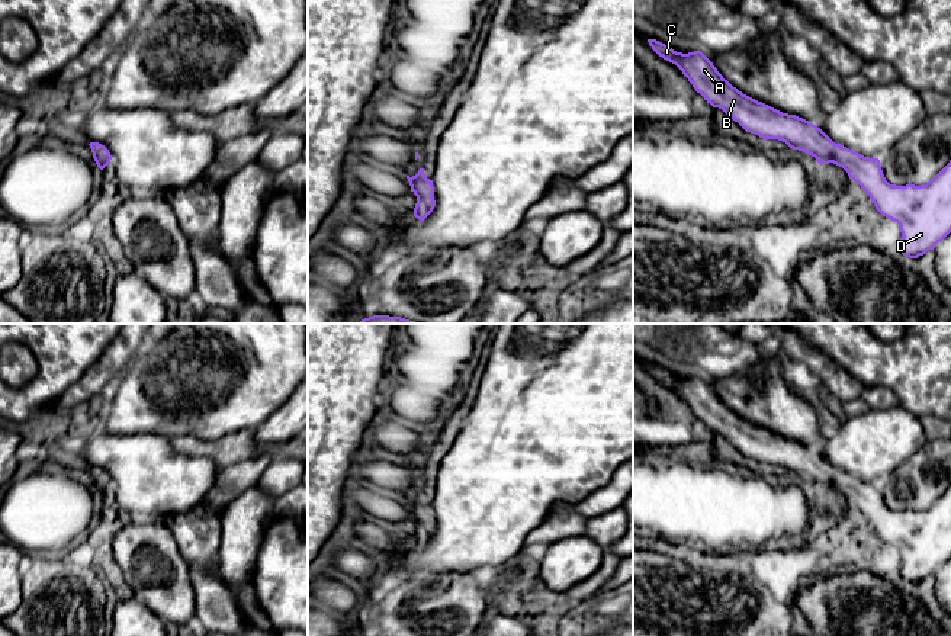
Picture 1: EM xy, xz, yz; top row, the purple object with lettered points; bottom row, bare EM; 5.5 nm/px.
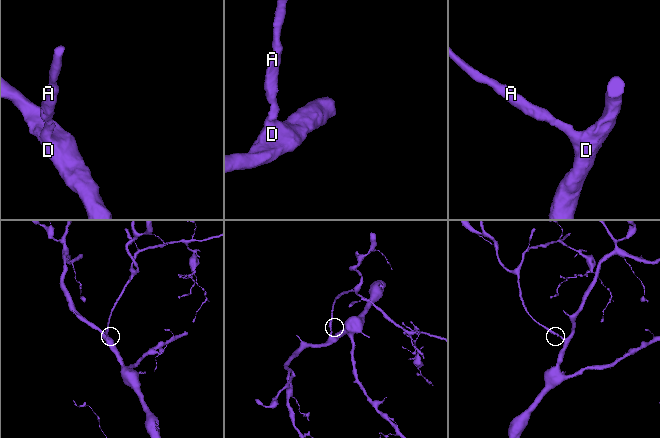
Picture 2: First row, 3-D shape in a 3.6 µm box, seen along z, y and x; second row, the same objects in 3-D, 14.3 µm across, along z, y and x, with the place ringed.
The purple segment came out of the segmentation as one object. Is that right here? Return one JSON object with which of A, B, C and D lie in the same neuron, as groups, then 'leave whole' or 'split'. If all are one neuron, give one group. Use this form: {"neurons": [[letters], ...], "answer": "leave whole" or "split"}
{"neurons": [["A", "B", "C", "D"]], "answer": "leave whole"}

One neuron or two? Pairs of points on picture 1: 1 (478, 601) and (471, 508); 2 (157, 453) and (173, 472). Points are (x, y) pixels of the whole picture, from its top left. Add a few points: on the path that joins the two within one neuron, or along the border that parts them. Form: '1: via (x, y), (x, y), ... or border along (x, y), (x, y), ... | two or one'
1: border along (442, 572), (482, 572), (485, 575) | two
2: via (158, 458), (169, 468) | one

